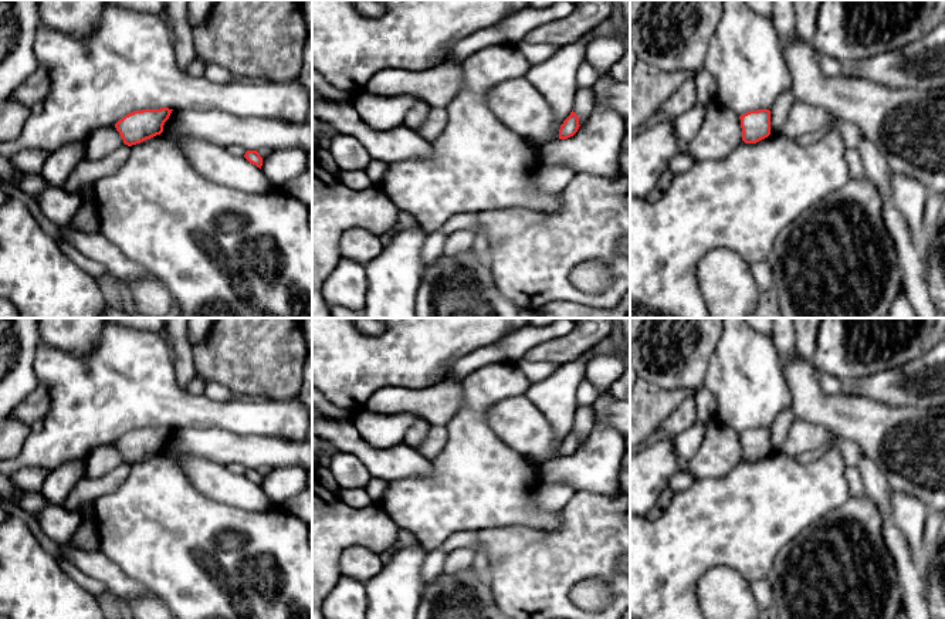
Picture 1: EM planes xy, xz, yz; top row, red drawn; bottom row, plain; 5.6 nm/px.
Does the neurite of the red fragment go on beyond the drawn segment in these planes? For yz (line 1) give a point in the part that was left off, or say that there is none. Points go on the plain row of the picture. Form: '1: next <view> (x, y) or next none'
1: next none

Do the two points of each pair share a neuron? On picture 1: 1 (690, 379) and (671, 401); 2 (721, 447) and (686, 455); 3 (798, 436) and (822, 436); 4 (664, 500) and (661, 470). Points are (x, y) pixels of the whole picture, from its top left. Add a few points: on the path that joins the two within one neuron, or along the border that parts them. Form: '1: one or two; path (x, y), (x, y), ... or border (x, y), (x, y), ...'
1: two; border (650, 382), (669, 389), (691, 389), (695, 392)
2: two; border (707, 422), (704, 439), (687, 464)
3: one; path (803, 436), (816, 436)
4: two; border (667, 486), (656, 504), (644, 514)

